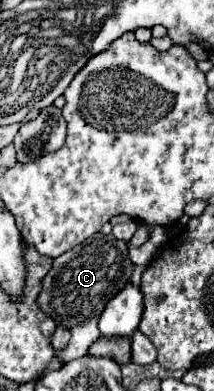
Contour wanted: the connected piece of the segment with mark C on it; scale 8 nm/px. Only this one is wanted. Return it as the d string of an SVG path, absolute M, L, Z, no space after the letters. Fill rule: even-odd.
M96 233L86 239L82 245L66 251L64 255L54 259L50 273L42 279L42 291L38 295L38 307L54 319L56 325L62 325L72 333L64 351L58 357L68 363L76 357L88 355L88 349L94 341L98 341L98 317L104 311L106 303L120 293L134 273L134 263L128 255L128 245L114 235Z

